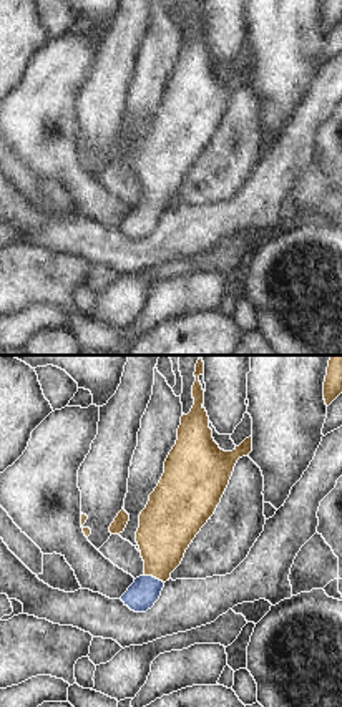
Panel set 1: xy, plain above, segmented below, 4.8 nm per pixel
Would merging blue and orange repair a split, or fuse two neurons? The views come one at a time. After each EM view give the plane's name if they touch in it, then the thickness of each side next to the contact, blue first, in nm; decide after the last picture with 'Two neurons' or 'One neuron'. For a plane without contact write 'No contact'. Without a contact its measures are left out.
Touches blue in xy. Thickness 150 nm (blue) against 280 nm.

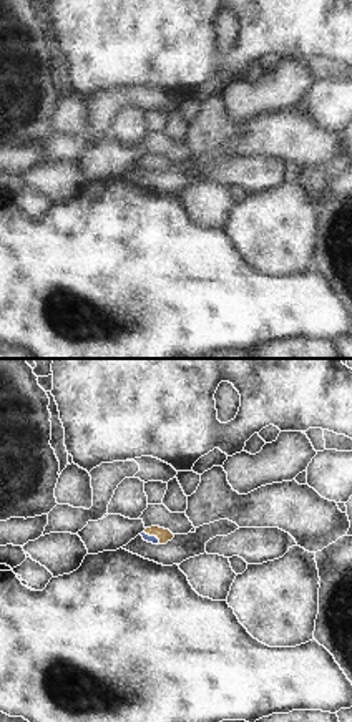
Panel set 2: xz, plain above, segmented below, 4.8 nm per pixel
Touches blue in xz. Thickness 40 nm (blue) against 70 nm.

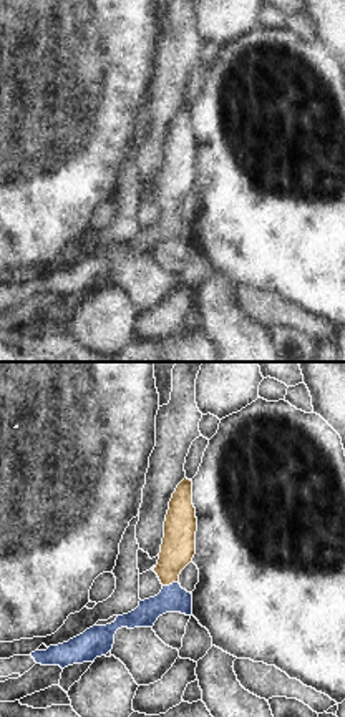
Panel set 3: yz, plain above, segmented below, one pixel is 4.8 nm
Touches blue in yz. Thickness 140 nm (blue) against 170 nm.

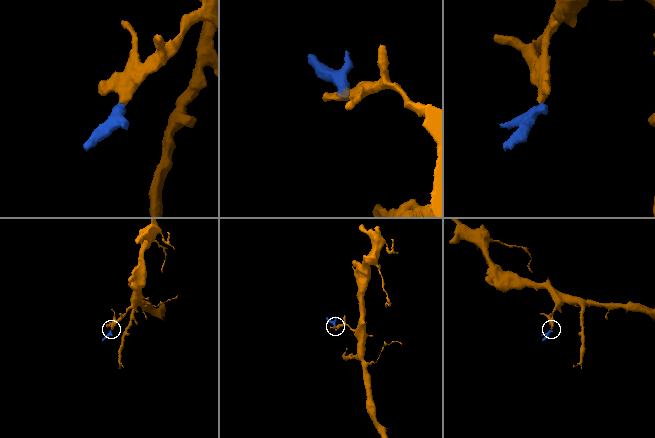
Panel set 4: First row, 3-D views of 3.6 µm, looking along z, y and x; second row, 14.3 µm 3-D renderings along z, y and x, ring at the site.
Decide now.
One neuron.

